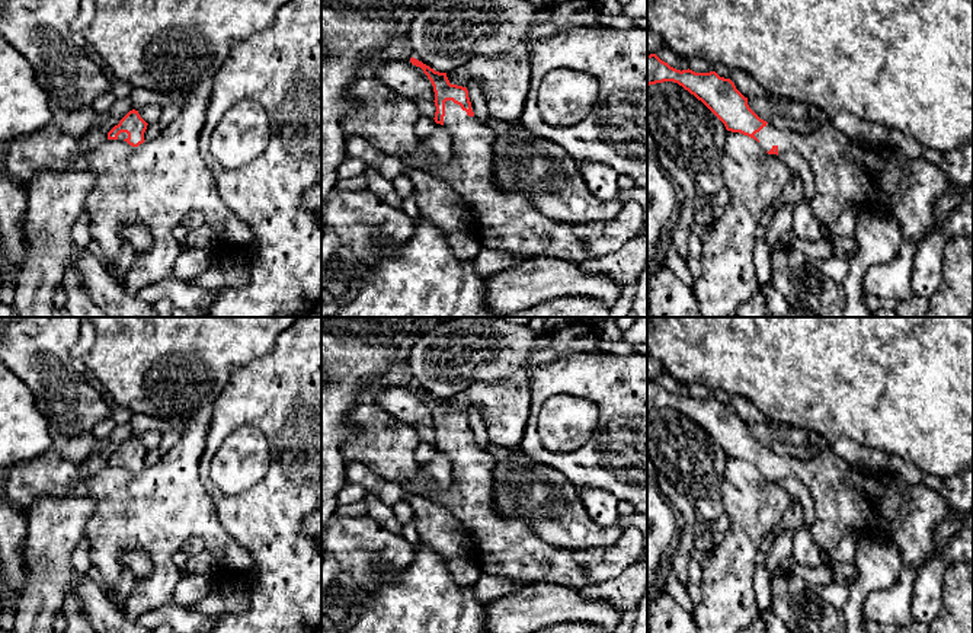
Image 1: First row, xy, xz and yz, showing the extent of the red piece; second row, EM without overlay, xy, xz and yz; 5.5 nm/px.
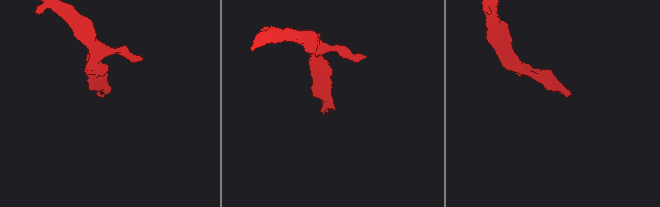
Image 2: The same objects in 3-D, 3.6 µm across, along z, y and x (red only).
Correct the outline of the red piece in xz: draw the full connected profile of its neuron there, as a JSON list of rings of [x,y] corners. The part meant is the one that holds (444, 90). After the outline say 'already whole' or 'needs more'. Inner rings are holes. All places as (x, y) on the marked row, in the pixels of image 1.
[[[416,58],[410,63],[420,67],[435,92],[435,122],[444,125],[452,141],[452,156],[439,164],[425,146],[400,156],[407,167],[420,169],[445,180],[473,211],[473,234],[481,247],[500,250],[518,258],[548,256],[582,263],[617,252],[644,224],[644,208],[637,201],[627,201],[620,215],[611,221],[586,221],[572,224],[542,215],[521,194],[502,191],[493,179],[493,144],[499,132],[476,121],[467,87],[451,84],[447,73],[439,73]]] | needs more

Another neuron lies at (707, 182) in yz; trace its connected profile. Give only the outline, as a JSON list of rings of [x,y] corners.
[[[708,172],[698,173],[695,176],[695,183],[707,195],[713,195],[724,186],[723,178],[720,175],[711,175]]]

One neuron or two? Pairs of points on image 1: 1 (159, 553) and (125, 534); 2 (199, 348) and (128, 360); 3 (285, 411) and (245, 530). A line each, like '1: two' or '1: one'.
1: one
2: one
3: one

